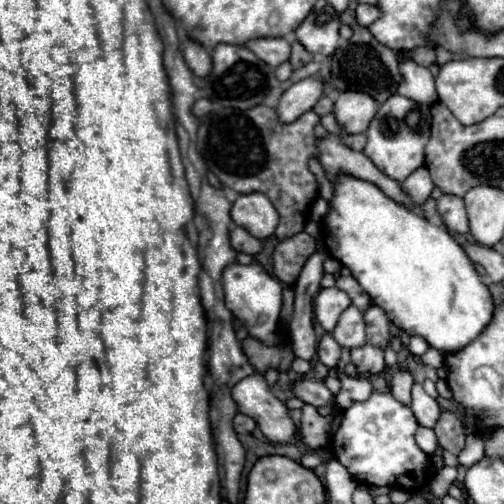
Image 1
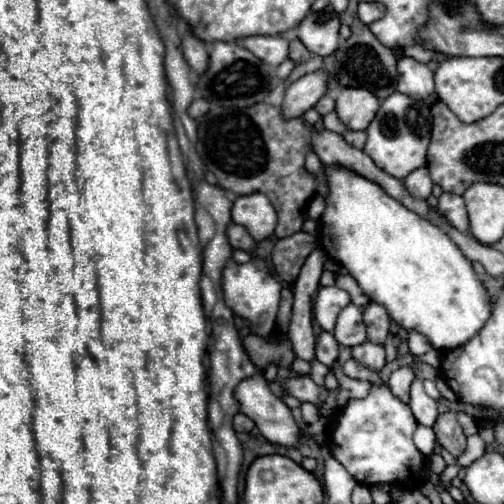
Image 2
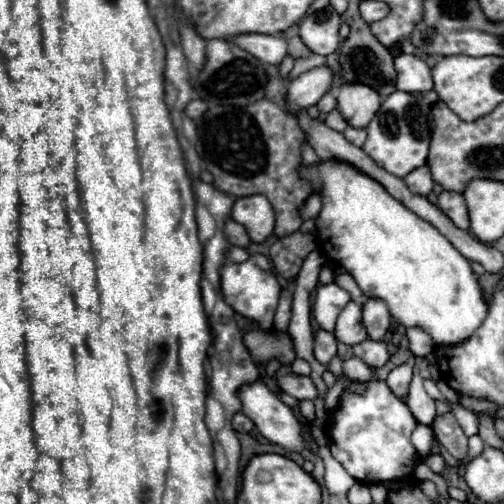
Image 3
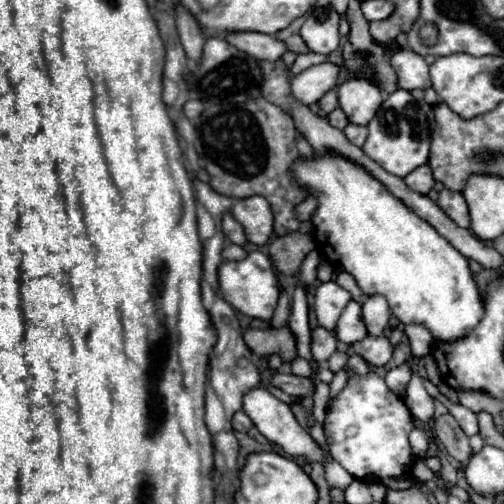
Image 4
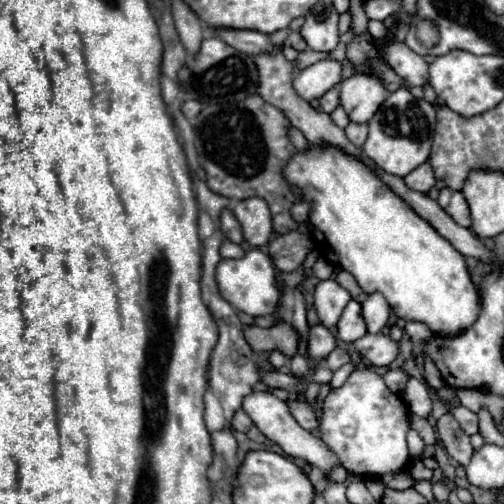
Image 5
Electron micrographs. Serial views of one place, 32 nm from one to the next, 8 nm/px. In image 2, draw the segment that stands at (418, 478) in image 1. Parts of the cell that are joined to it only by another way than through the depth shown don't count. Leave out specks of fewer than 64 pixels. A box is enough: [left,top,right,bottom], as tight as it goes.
[330,384,424,486]

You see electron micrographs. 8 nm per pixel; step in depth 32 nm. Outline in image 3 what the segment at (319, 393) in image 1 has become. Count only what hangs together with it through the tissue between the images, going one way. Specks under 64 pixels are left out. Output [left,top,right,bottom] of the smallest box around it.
[274,374,316,400]

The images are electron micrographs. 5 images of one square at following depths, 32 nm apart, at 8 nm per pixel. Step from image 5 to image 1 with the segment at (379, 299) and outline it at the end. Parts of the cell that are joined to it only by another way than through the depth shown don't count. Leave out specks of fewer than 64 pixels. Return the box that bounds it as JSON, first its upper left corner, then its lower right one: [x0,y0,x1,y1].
[364,304,390,348]

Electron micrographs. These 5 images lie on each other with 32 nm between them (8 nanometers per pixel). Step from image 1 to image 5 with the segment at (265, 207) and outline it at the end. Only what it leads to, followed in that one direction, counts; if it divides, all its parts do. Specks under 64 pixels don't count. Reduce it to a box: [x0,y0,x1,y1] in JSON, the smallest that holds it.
[232,198,272,248]

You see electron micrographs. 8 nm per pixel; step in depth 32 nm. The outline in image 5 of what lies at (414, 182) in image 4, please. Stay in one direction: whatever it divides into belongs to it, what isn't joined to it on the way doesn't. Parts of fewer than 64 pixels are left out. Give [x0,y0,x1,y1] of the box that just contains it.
[404,162,436,192]

